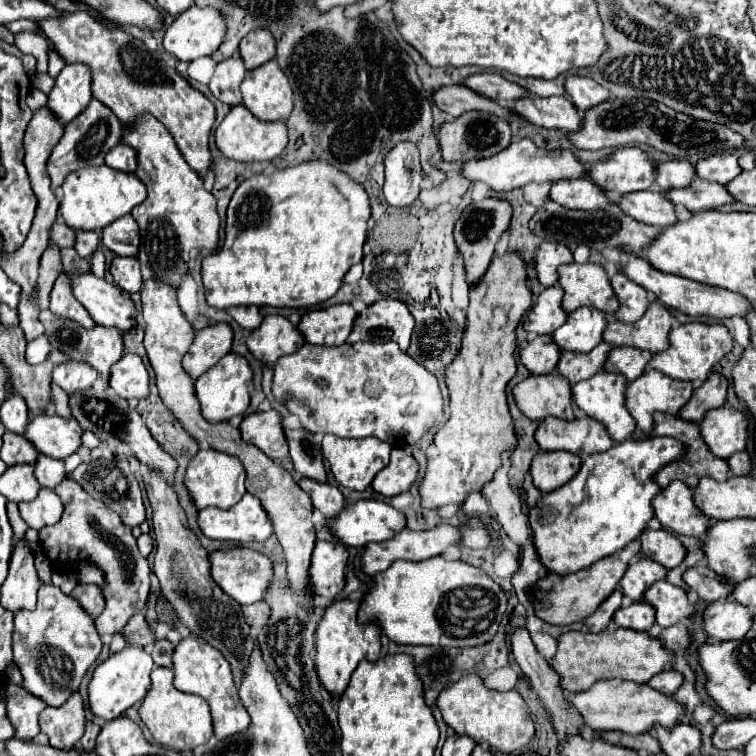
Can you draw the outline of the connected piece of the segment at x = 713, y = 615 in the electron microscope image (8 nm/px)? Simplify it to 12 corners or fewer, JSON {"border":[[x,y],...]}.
{"border":[[733,599],[705,609],[711,639],[743,639],[755,613]]}

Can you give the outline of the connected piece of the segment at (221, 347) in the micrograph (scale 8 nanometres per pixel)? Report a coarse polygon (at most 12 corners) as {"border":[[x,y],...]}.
{"border":[[229,323],[197,331],[183,359],[197,379],[231,351]]}

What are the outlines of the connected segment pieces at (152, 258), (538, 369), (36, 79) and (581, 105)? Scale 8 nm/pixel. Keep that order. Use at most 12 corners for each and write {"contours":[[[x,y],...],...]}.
{"contours":[[[143,115],[137,147],[147,199],[131,211],[139,261],[183,279],[191,251],[219,241],[215,197],[171,133]],[[551,335],[535,337],[521,361],[533,375],[555,371],[561,349]],[[35,73],[32,86],[46,95],[55,80],[47,73]],[[591,77],[565,81],[567,95],[579,113],[609,99],[609,91]]]}

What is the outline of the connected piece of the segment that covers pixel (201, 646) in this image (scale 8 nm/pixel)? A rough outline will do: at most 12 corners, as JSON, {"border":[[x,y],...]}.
{"border":[[197,635],[173,653],[175,687],[203,697],[219,741],[245,731],[231,667]]}

